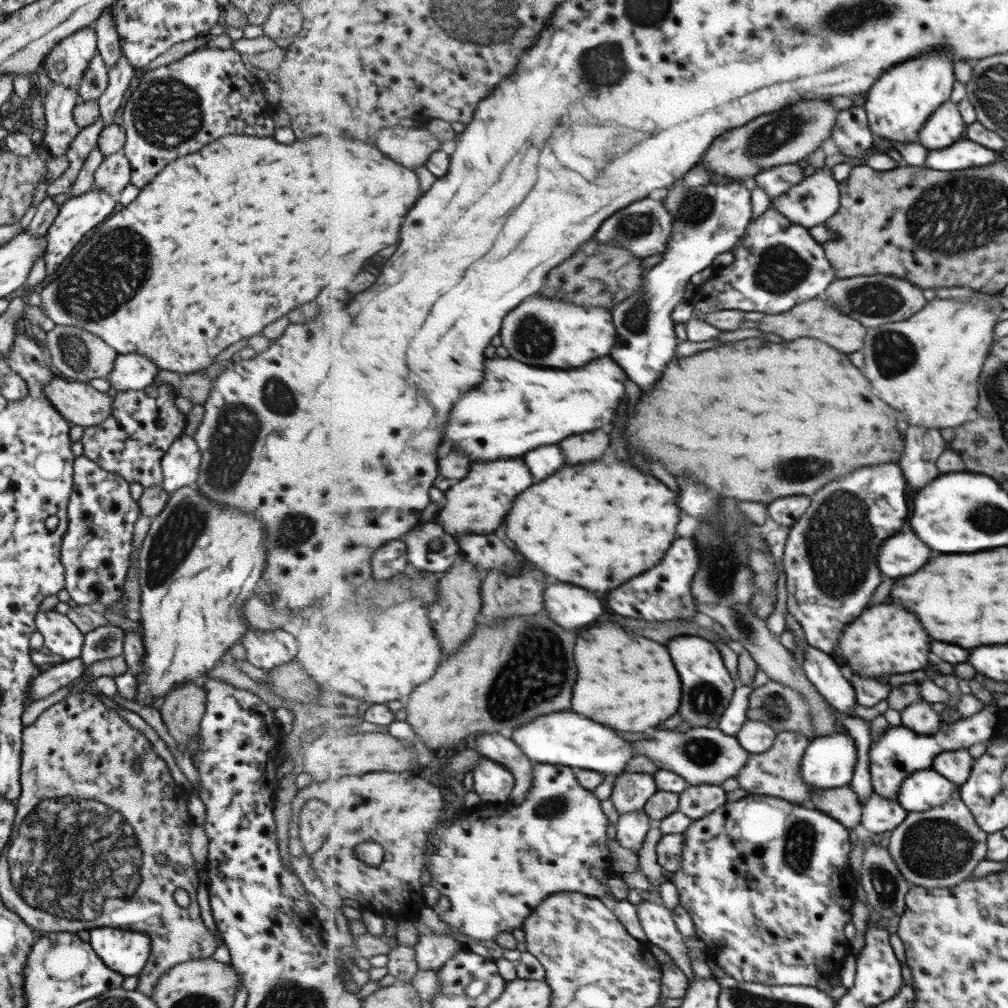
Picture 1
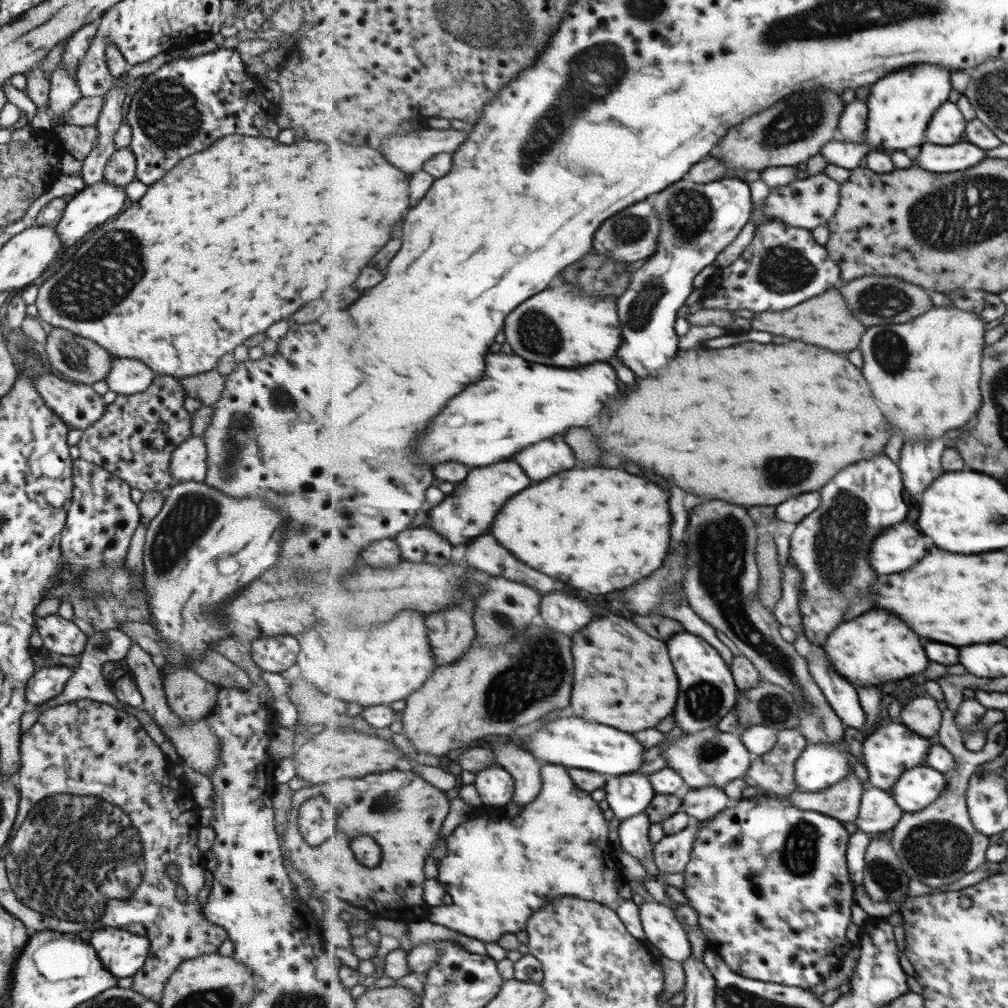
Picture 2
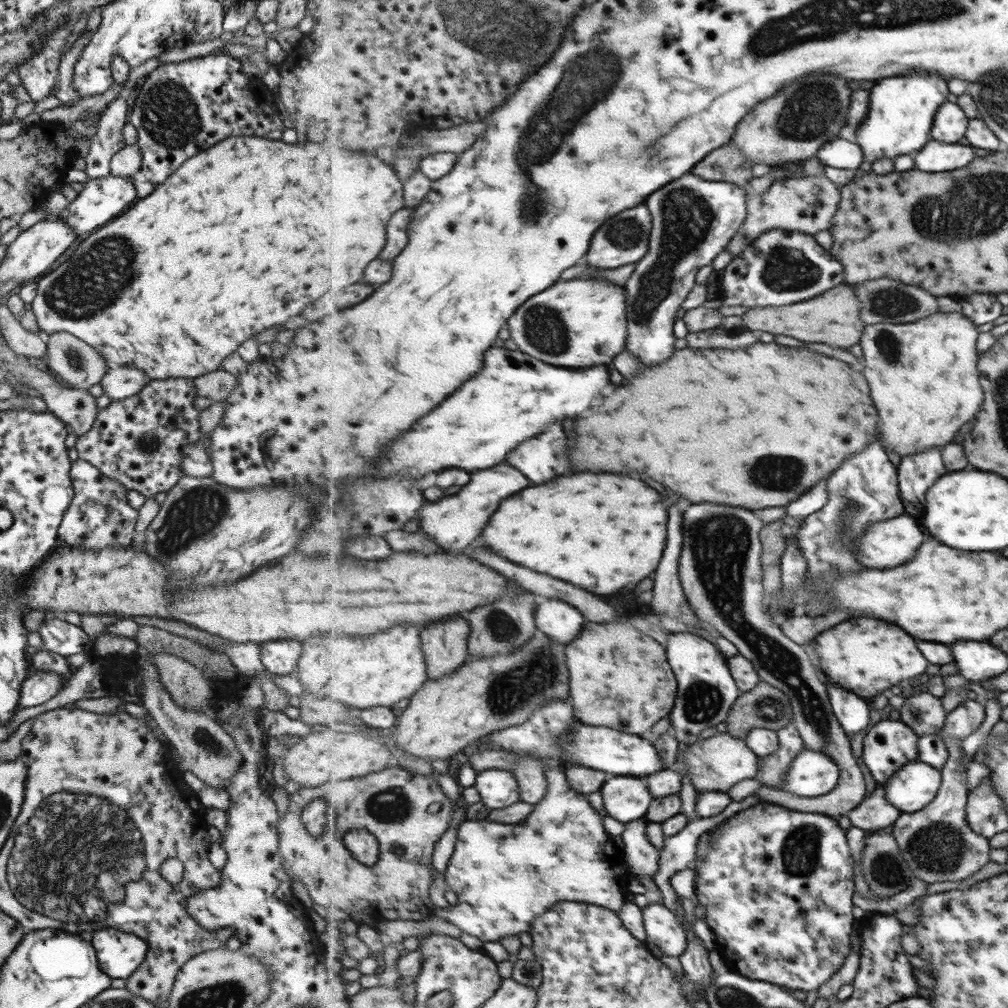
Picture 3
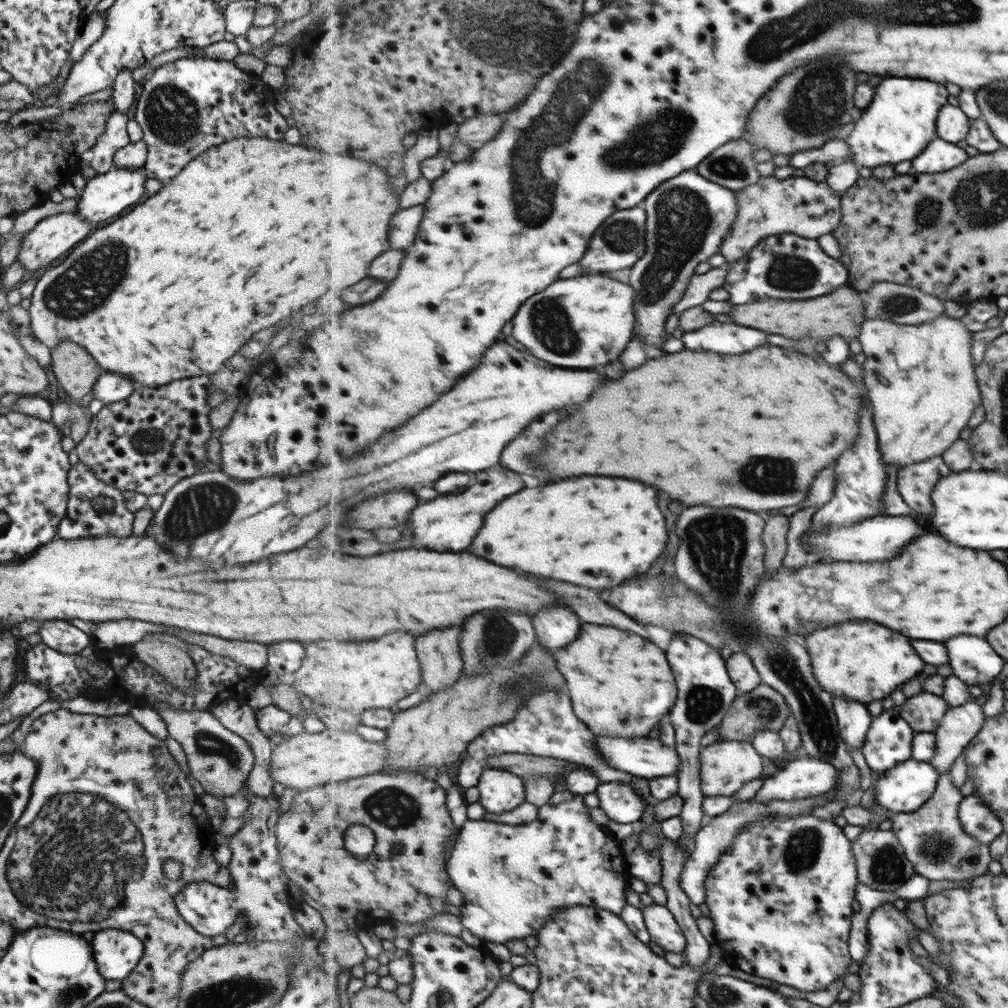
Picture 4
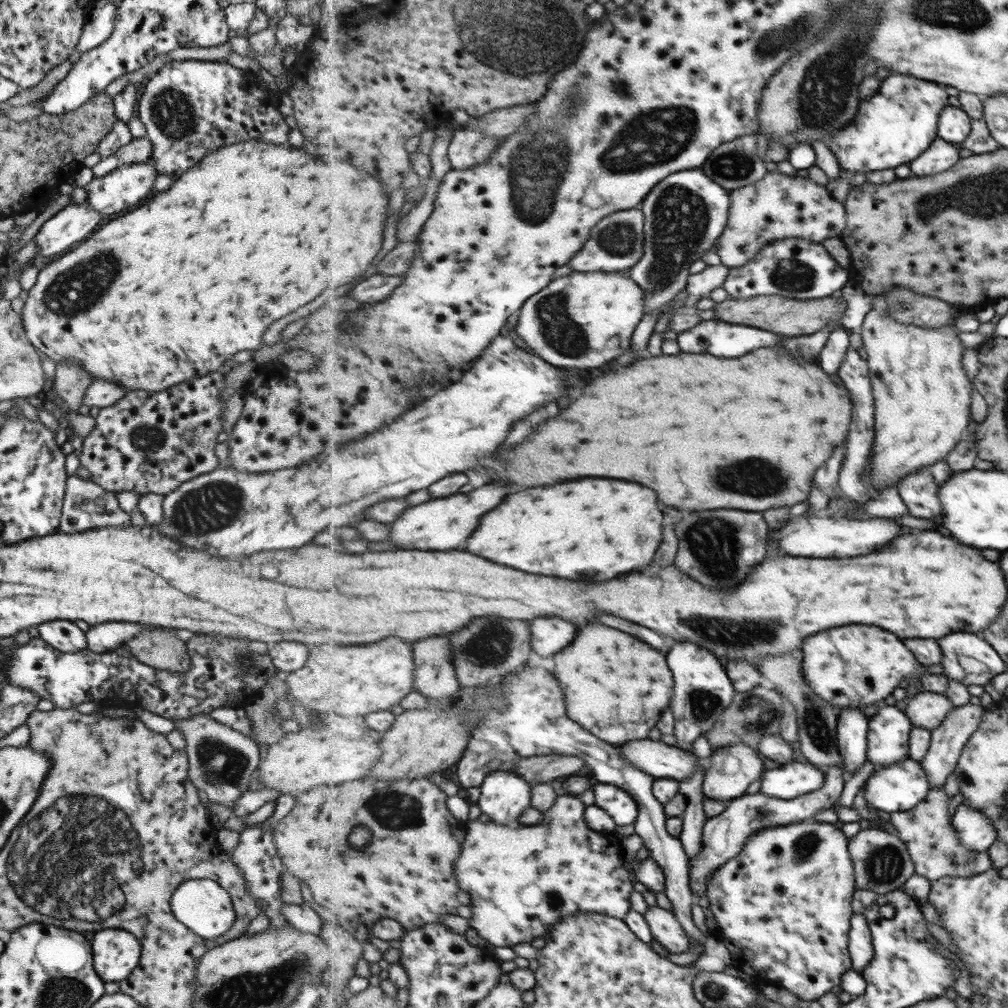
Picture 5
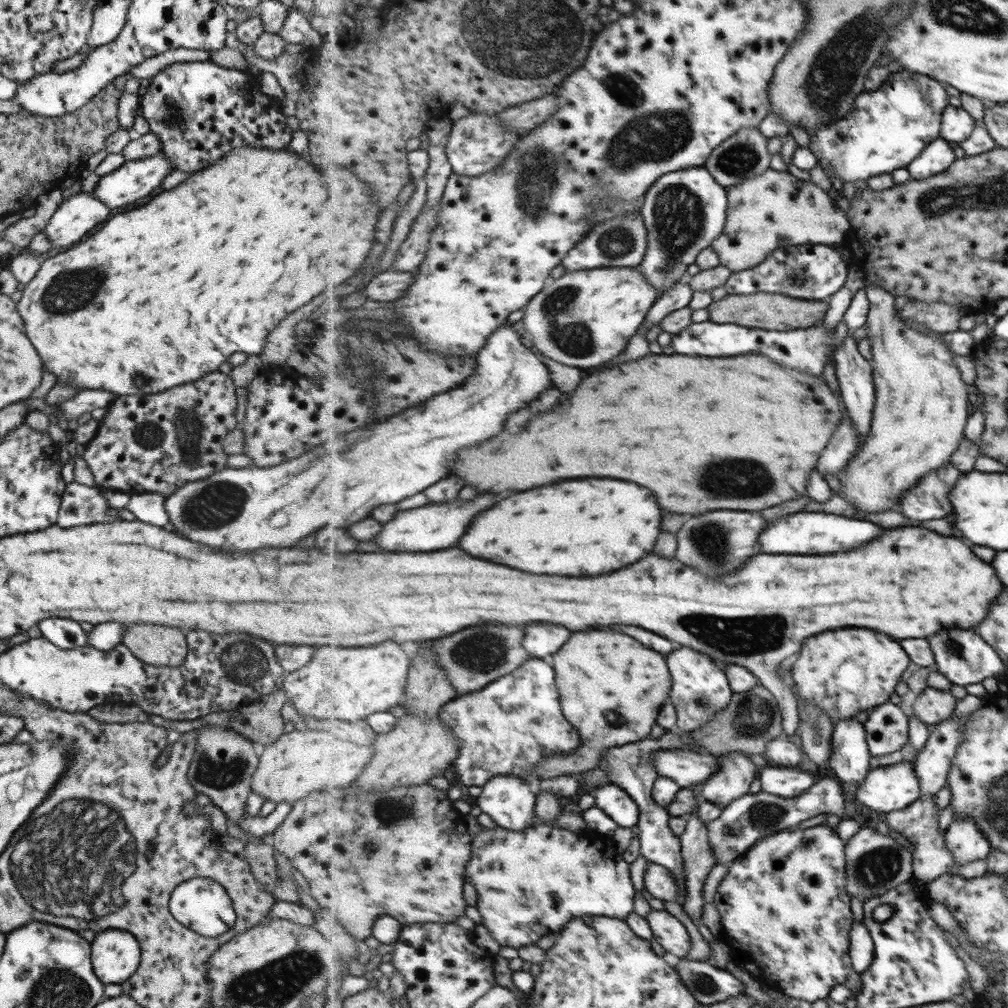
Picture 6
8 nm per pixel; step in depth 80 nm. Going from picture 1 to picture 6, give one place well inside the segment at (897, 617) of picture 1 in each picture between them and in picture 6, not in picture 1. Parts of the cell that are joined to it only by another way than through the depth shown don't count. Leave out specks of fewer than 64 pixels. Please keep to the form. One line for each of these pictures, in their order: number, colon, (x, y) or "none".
2: (877, 647)
3: (868, 656)
4: (865, 661)
5: (854, 666)
6: (846, 671)

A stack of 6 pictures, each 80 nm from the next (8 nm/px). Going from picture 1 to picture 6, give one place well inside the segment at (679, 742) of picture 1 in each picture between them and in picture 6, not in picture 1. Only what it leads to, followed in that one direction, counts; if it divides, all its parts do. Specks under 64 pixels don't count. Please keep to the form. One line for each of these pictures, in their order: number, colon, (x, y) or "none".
2: (713, 758)
3: (717, 762)
4: (727, 765)
5: (730, 771)
6: (738, 771)

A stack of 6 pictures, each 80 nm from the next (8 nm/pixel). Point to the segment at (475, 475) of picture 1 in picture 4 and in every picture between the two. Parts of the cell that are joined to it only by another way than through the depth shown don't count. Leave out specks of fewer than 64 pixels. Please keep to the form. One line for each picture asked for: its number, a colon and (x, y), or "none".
2: (470, 510)
3: (457, 520)
4: (449, 524)

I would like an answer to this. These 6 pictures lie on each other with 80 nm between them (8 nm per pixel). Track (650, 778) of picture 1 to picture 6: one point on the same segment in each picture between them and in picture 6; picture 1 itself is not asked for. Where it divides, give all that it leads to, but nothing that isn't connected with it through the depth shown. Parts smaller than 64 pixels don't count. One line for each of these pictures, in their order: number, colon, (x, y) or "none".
2: (628, 795)
3: (626, 799)
4: (623, 804)
5: (617, 803)
6: (618, 804)

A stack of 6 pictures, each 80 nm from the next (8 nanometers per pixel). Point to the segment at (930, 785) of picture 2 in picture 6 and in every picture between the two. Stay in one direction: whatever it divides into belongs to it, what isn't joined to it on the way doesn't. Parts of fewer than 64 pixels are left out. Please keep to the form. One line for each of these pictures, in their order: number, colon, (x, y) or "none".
3: (916, 786)
4: (905, 789)
5: (901, 787)
6: (887, 789)

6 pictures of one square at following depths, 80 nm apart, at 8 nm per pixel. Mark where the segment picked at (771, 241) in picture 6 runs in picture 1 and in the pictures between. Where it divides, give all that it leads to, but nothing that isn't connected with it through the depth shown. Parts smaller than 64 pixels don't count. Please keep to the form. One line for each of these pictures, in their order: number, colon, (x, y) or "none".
1: (817, 198)
2: (809, 202)
3: (808, 204)
4: (801, 205)
5: (779, 206)

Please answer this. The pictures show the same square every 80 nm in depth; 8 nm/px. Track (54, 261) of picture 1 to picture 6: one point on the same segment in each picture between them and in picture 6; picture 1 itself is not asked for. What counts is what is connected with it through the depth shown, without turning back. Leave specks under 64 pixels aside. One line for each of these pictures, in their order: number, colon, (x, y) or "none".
2: (93, 205)
3: (100, 200)
4: (105, 196)
5: (123, 188)
6: (135, 180)

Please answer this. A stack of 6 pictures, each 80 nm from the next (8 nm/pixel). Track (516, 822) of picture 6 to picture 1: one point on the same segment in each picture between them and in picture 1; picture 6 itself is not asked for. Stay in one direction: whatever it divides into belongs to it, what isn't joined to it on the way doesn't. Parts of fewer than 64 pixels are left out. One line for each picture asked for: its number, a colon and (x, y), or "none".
1: (492, 780)
2: (496, 785)
3: (499, 789)
4: (500, 791)
5: (505, 796)

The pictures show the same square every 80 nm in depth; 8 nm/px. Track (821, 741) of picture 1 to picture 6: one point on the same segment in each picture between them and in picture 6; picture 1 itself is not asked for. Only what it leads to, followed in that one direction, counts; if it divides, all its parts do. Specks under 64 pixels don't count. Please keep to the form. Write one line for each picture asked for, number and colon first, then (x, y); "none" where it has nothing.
2: (822, 765)
3: (813, 774)
4: (808, 776)
5: (793, 780)
6: (786, 782)

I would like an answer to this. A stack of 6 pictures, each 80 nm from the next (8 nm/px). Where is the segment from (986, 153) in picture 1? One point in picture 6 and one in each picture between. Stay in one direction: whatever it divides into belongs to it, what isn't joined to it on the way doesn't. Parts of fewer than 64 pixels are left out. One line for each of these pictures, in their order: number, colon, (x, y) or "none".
2: (943, 159)
3: (936, 156)
4: (940, 156)
5: (942, 155)
6: (937, 158)

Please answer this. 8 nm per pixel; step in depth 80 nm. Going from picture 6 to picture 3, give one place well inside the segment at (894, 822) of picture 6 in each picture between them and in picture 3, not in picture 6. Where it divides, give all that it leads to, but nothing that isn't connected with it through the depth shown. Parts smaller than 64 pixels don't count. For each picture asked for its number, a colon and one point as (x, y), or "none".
3: (938, 842)
4: (936, 842)
5: (930, 835)

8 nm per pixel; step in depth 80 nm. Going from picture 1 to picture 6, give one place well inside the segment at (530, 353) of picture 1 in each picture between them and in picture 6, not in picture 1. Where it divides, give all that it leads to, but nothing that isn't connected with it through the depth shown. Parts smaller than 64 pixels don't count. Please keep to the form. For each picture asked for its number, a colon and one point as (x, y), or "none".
2: (559, 327)
3: (576, 323)
4: (583, 322)
5: (581, 320)
6: (585, 318)

